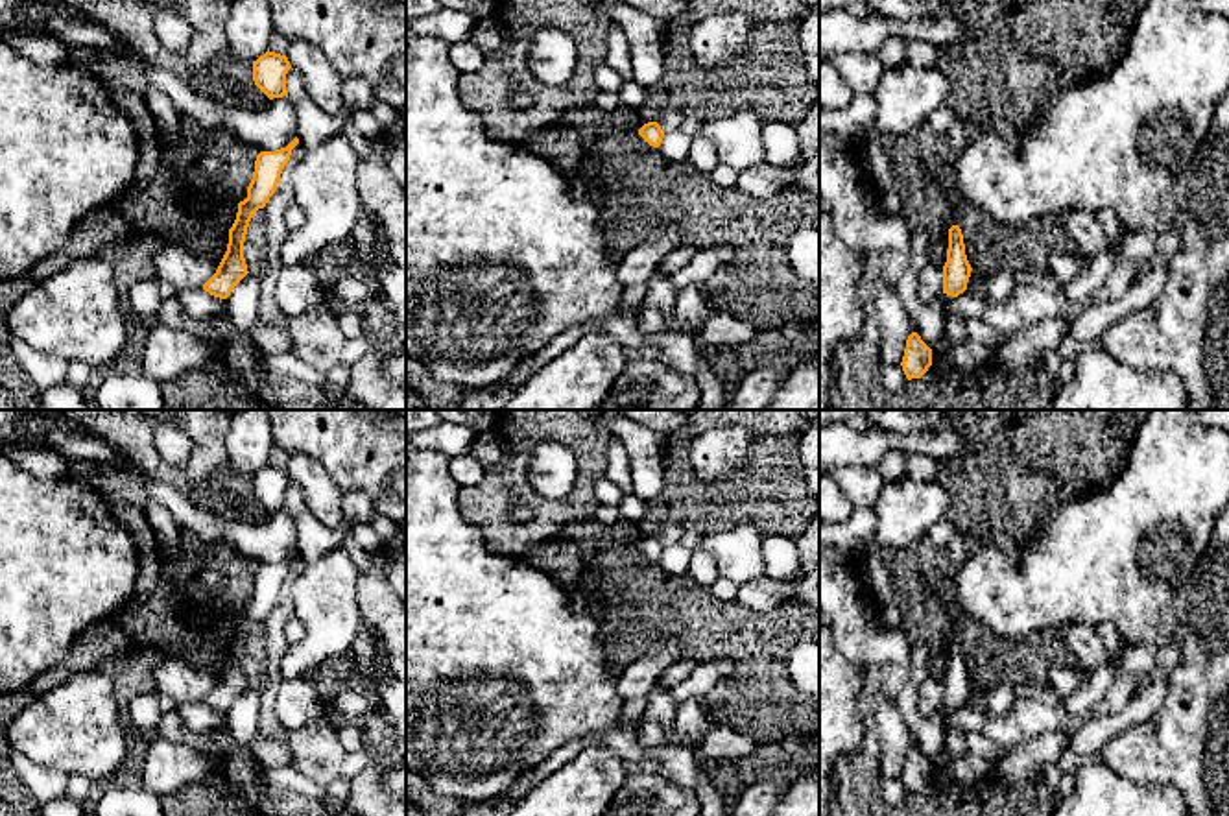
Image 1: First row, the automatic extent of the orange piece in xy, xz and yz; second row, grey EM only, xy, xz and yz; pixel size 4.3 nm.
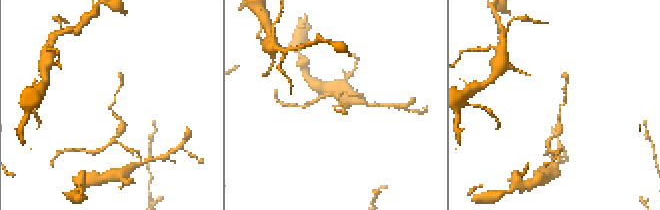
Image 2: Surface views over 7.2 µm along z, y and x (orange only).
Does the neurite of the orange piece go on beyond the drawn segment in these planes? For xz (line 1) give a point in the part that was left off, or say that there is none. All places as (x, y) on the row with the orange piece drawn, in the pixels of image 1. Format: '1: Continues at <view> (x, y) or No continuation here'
1: No continuation here

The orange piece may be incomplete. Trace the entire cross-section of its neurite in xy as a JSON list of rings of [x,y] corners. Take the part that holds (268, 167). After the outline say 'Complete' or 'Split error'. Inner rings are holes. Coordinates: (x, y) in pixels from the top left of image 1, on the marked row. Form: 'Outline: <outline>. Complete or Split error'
Outline: [[[295,137],[286,148],[260,151],[255,161],[253,179],[247,186],[247,198],[238,203],[238,212],[229,229],[227,251],[216,273],[203,284],[203,290],[214,297],[227,299],[234,286],[249,273],[244,258],[244,242],[249,222],[258,209],[264,209],[275,194],[280,174],[290,161],[292,150],[299,144]]]. Complete

